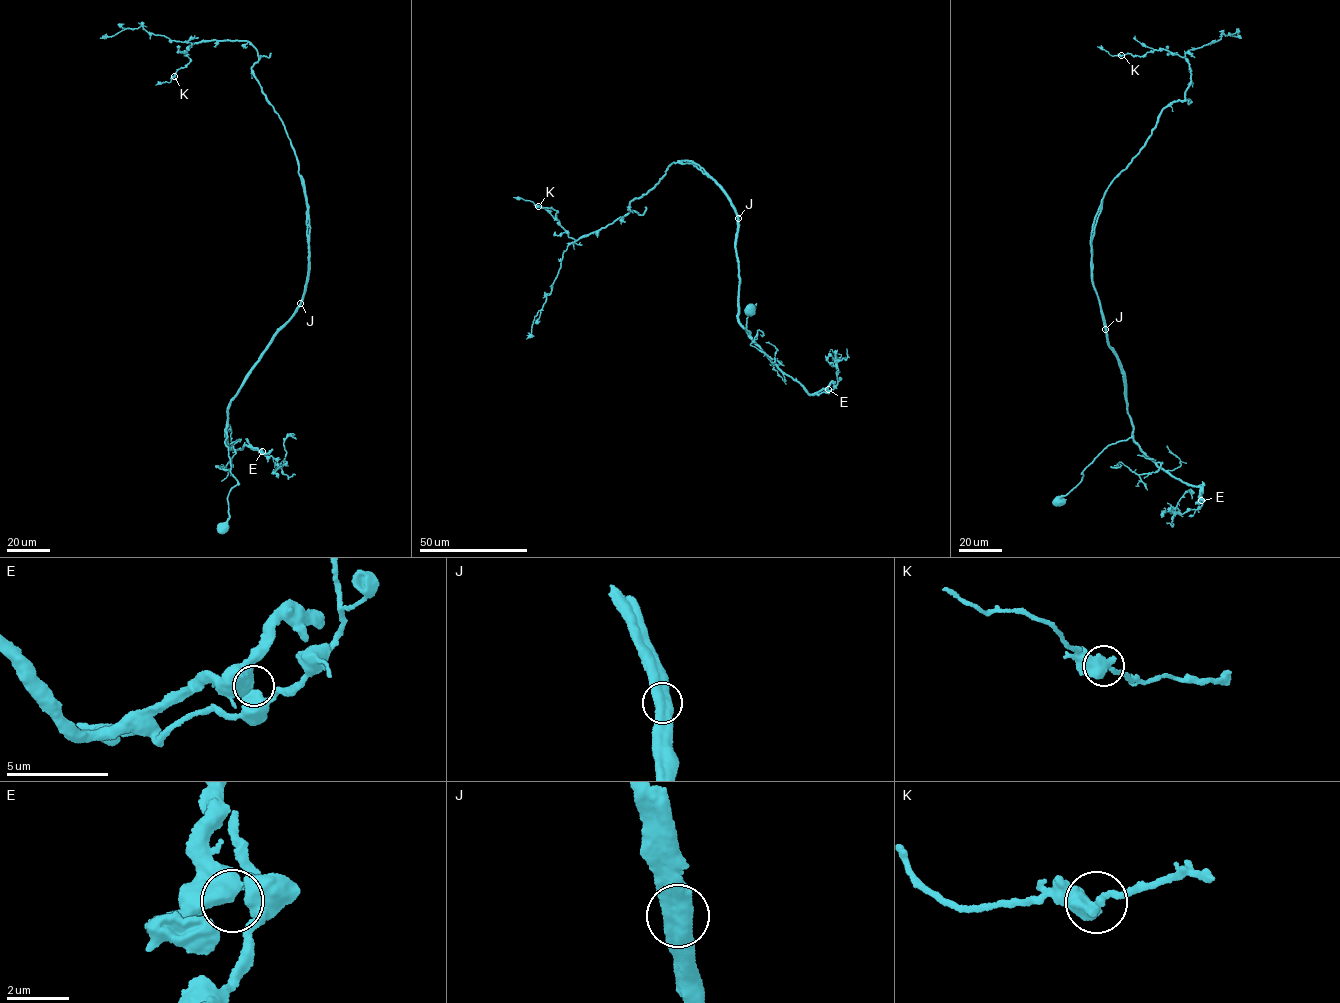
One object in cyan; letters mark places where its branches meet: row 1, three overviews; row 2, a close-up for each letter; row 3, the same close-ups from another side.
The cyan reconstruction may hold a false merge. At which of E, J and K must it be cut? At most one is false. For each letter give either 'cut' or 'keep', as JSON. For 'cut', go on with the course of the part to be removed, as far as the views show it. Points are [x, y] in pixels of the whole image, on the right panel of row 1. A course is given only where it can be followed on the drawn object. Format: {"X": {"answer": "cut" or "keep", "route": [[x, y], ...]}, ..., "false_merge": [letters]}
{"E": {"answer": "keep"}, "J": {"answer": "cut", "route": [[1105, 329], [1091, 279], [1090, 247], [1091, 227], [1101, 199]]}, "K": {"answer": "keep"}, "false_merge": ["J"]}

